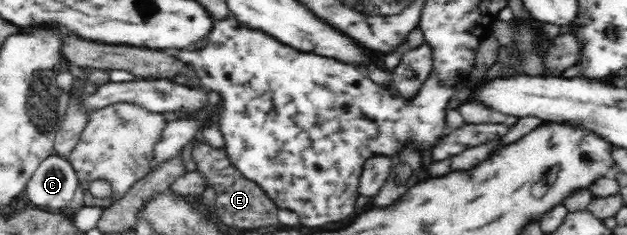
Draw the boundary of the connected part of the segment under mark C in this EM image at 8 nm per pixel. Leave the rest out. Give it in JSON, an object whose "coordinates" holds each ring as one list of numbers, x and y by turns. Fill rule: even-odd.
{"coordinates":[[59,155,50,156,38,166,38,169,34,172,32,178,30,178,25,189,31,206,45,210,58,208,65,212,68,204,73,199,74,192,78,190,78,175,68,158,64,159]]}

